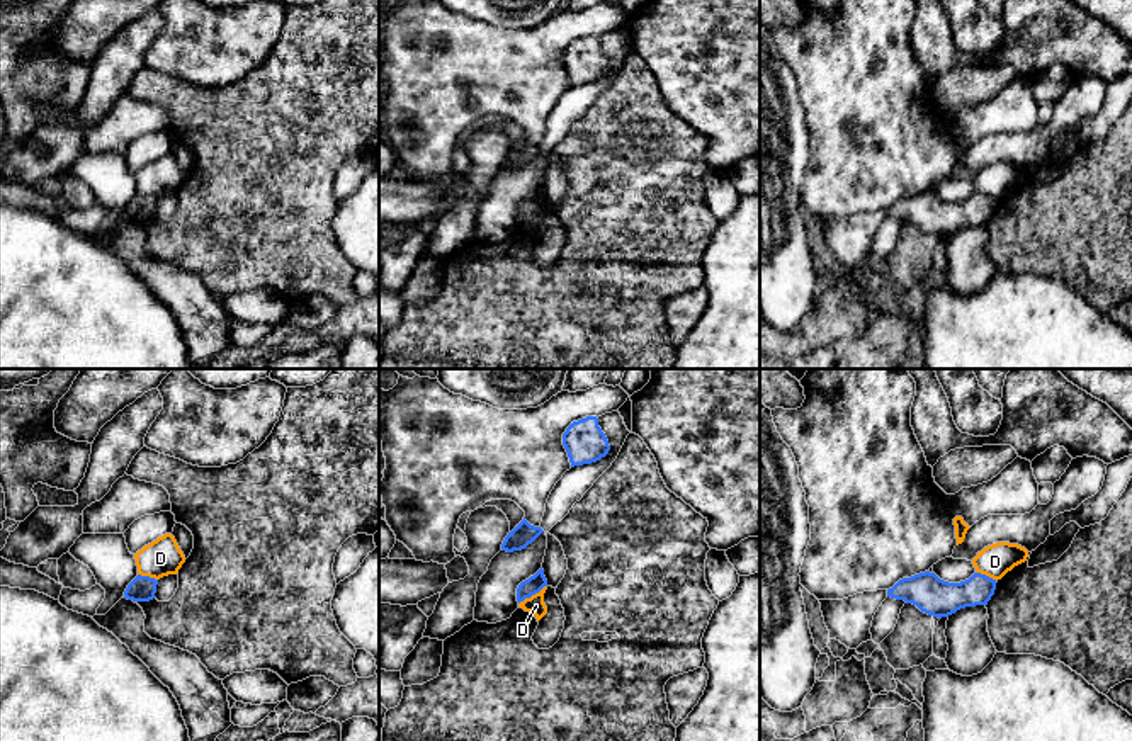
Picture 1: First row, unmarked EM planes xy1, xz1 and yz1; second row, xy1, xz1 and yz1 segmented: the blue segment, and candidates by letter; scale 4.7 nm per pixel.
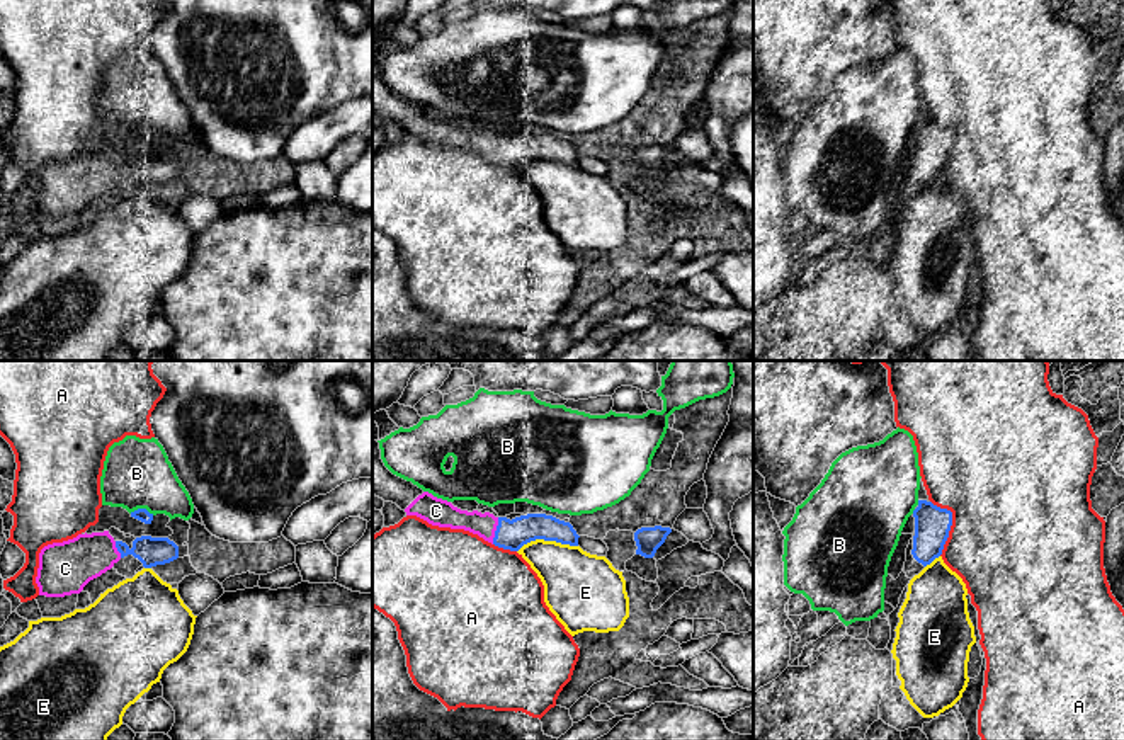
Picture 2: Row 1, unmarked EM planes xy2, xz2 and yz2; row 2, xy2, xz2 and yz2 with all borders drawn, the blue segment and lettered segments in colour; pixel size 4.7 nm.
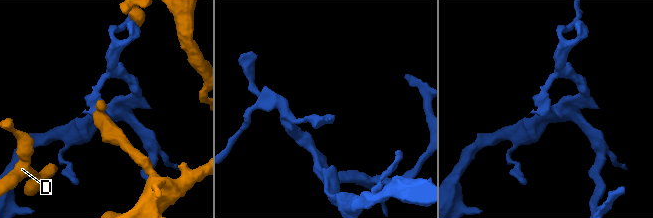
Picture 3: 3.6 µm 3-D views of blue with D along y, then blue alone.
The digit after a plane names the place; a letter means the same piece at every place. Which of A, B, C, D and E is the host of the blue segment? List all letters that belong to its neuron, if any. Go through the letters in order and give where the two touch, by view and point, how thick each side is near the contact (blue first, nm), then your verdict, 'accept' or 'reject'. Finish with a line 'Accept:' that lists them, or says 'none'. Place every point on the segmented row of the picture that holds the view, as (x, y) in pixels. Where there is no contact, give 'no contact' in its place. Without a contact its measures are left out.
A: meets blue in yz2 at (951, 524); 170 nm thick on the blue side, 500 nm on the other; reject
B: meets blue in xy2 at (141, 509); 60 nm thick on the blue side, 320 nm on the other; reject
C: meets blue in xz2 at (495, 531); 140 nm thick on the blue side, 110 nm on the other; accept
D: meets blue in xz1 at (532, 593); 80 nm thick on the blue side, 90 nm on the other; reject
E: meets blue in xz2 at (546, 540); 140 nm thick on the blue side, 300 nm on the other; reject
Accept: C

